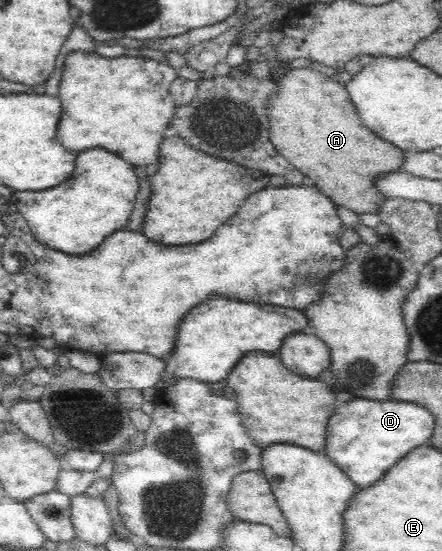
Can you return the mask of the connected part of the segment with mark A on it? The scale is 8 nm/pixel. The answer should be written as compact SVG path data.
M310 67L295 68L284 77L275 79L278 93L270 101L269 122L270 141L282 156L294 167L298 168L307 181L314 183L338 207L344 207L356 213L380 214L382 207L390 197L387 197L377 185L383 176L396 173L403 169L406 155L404 150L390 143L374 130L362 123L356 104L350 98L345 86L336 78L324 76L318 70Z

